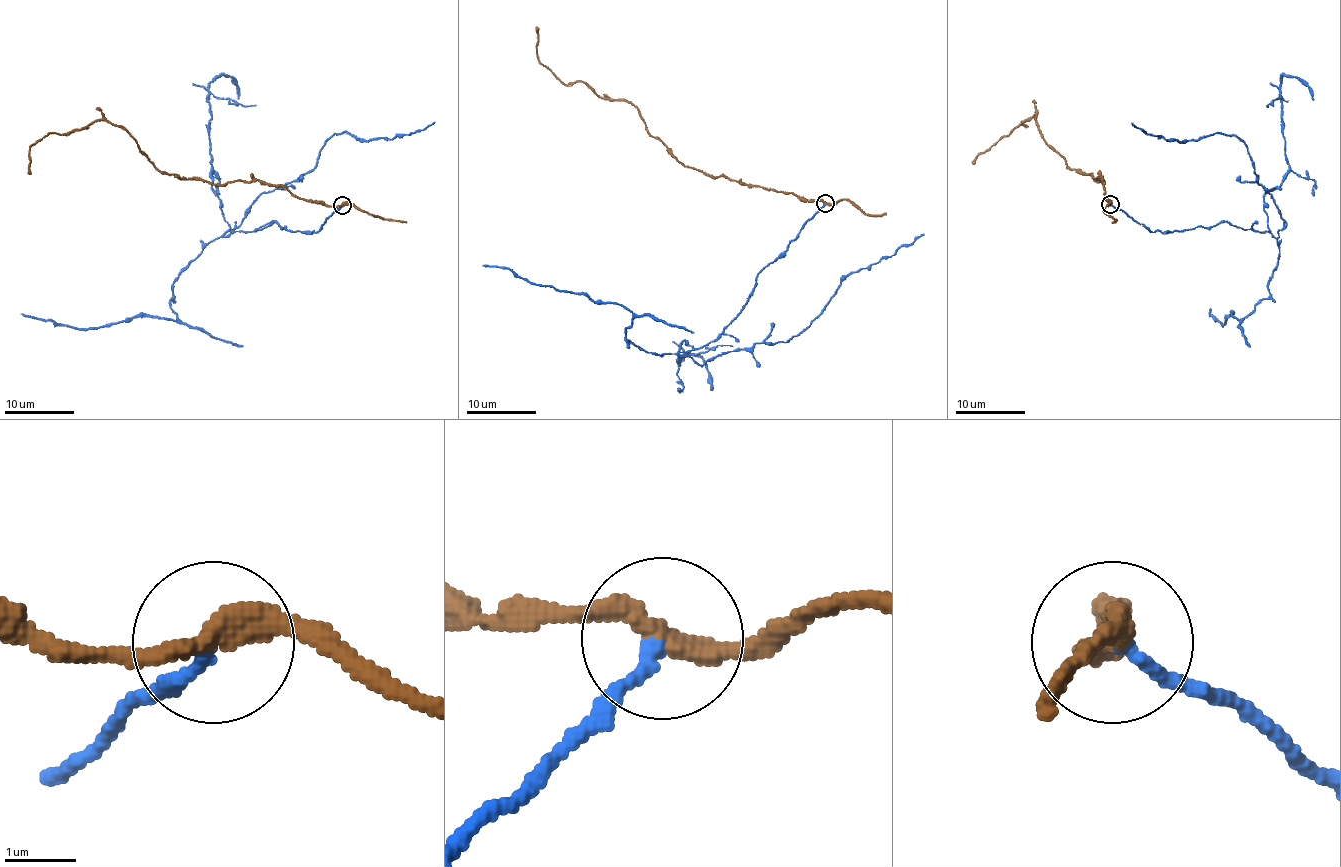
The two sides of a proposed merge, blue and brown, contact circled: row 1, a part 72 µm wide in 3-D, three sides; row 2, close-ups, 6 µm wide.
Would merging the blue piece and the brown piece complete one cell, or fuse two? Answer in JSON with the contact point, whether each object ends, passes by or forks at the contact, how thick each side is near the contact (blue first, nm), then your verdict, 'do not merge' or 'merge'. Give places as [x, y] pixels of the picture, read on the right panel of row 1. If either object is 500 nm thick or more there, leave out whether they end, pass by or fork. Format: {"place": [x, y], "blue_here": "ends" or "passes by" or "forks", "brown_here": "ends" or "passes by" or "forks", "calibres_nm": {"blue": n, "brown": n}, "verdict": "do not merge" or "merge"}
{"place": [1110, 204], "blue_here": "ends", "brown_here": "passes by", "calibres_nm": {"blue": 200, "brown": 320}, "verdict": "do not merge"}

